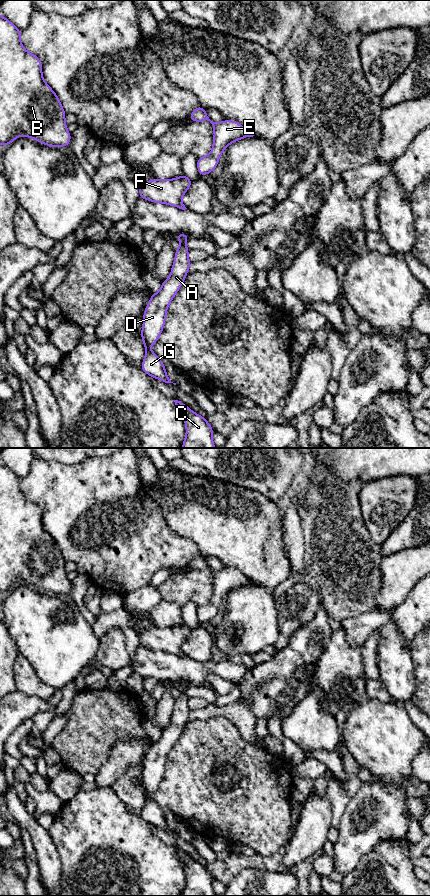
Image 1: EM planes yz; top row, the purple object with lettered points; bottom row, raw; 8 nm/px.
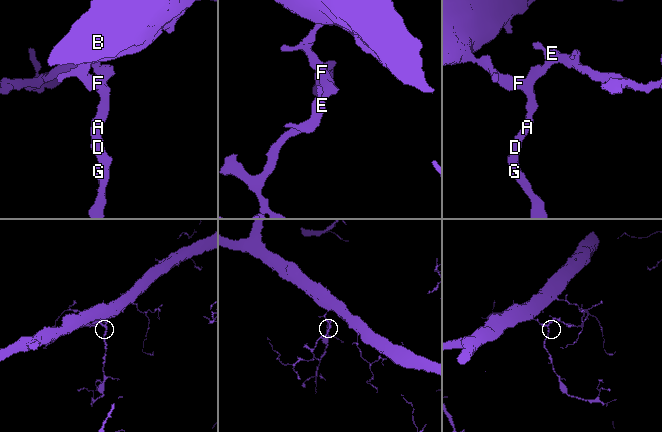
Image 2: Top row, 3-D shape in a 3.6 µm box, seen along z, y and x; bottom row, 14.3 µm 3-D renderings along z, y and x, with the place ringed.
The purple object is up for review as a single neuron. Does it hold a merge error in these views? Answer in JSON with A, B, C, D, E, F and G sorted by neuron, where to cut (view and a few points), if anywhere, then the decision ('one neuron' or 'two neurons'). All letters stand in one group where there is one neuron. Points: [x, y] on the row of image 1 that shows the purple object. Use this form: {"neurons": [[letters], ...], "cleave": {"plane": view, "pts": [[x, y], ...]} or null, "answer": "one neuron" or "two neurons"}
{"neurons": [["A", "B", "C", "D", "E", "F", "G"]], "cleave": null, "answer": "one neuron"}

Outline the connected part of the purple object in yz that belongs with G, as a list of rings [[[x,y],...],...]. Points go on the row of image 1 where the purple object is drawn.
[[[184,233],[176,234],[180,246],[175,251],[174,264],[171,267],[170,277],[162,282],[158,293],[152,296],[145,307],[141,338],[145,347],[145,358],[140,368],[149,376],[165,383],[173,383],[167,376],[165,365],[155,352],[149,349],[155,344],[165,325],[167,307],[179,291],[189,271],[191,261],[188,258],[189,249],[186,241],[190,236]]]

